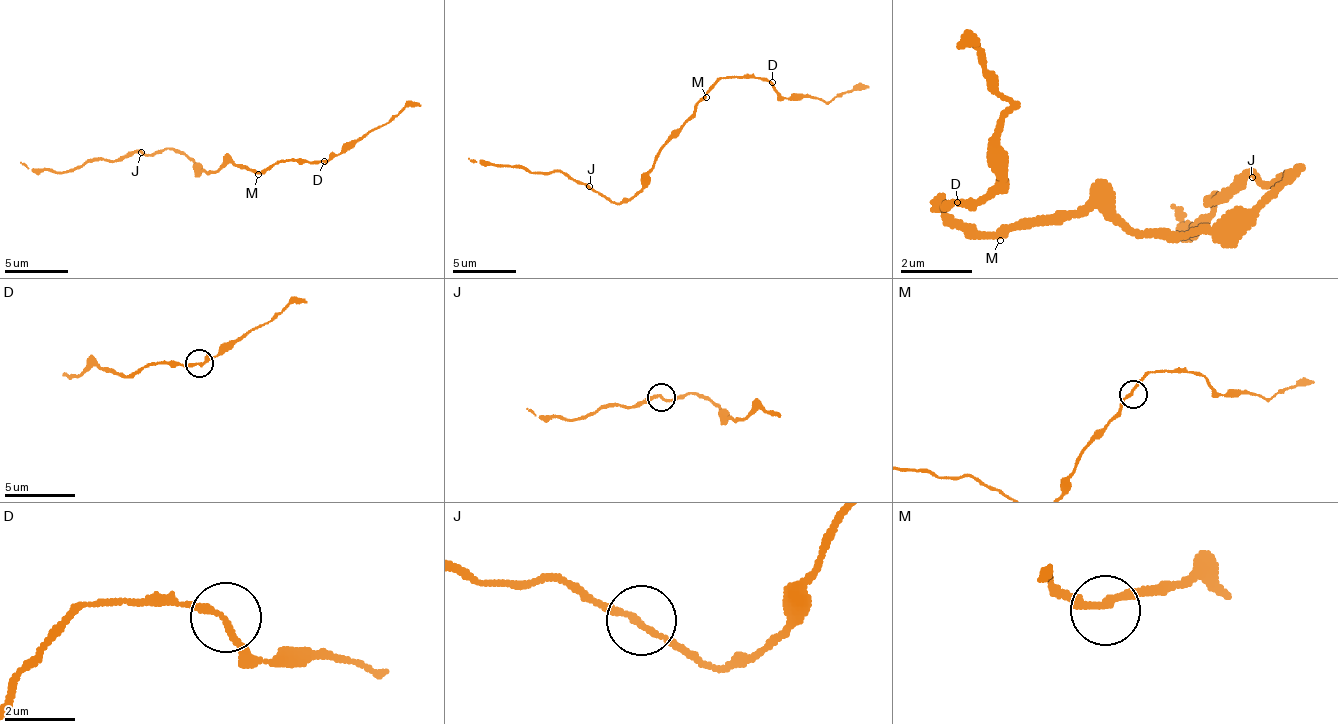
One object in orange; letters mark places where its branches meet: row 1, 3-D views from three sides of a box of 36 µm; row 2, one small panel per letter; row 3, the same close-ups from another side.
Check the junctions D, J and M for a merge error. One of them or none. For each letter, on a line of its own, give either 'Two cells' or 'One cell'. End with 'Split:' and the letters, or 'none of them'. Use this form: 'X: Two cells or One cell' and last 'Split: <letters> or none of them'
D: One cell
J: One cell
M: One cell
Split: none of them

